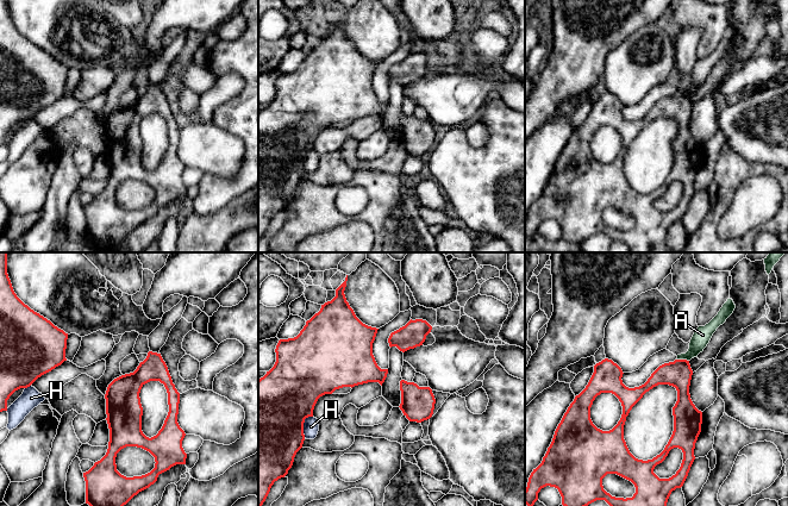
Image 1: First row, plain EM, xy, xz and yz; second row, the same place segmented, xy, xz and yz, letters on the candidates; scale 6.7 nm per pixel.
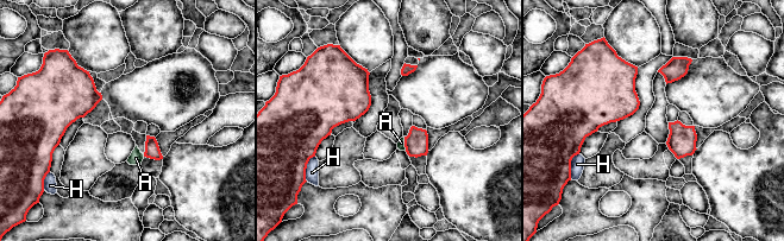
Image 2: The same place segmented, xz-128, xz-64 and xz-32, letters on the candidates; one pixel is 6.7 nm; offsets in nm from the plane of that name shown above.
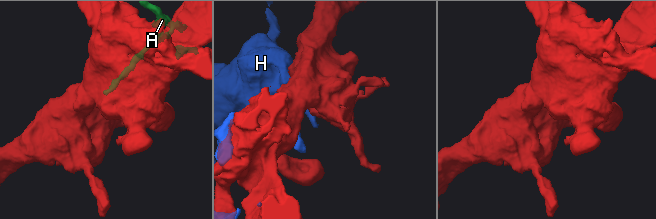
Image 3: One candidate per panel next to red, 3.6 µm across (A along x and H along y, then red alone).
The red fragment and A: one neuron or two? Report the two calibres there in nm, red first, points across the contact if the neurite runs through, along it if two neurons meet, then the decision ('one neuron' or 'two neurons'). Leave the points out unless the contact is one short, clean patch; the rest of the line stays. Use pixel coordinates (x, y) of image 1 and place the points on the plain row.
calibres 180 and 120 nm; border yz (676, 92), (686, 92), (688, 94); two neurons

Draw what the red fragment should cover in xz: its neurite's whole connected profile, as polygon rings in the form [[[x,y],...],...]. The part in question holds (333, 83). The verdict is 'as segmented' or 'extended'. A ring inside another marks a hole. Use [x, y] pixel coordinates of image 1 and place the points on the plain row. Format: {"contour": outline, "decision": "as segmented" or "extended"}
{"contour": [[[348,8],[336,23],[336,30],[321,38],[320,44],[306,55],[296,70],[279,74],[274,100],[258,113],[258,242],[265,235],[274,215],[284,211],[292,201],[305,174],[305,152],[313,150],[318,132],[343,120],[352,121],[368,115],[379,115],[382,119],[387,111],[388,102],[381,102],[373,88],[373,76],[379,62],[363,57],[356,50],[344,27],[346,14]]], "decision": "as segmented"}

